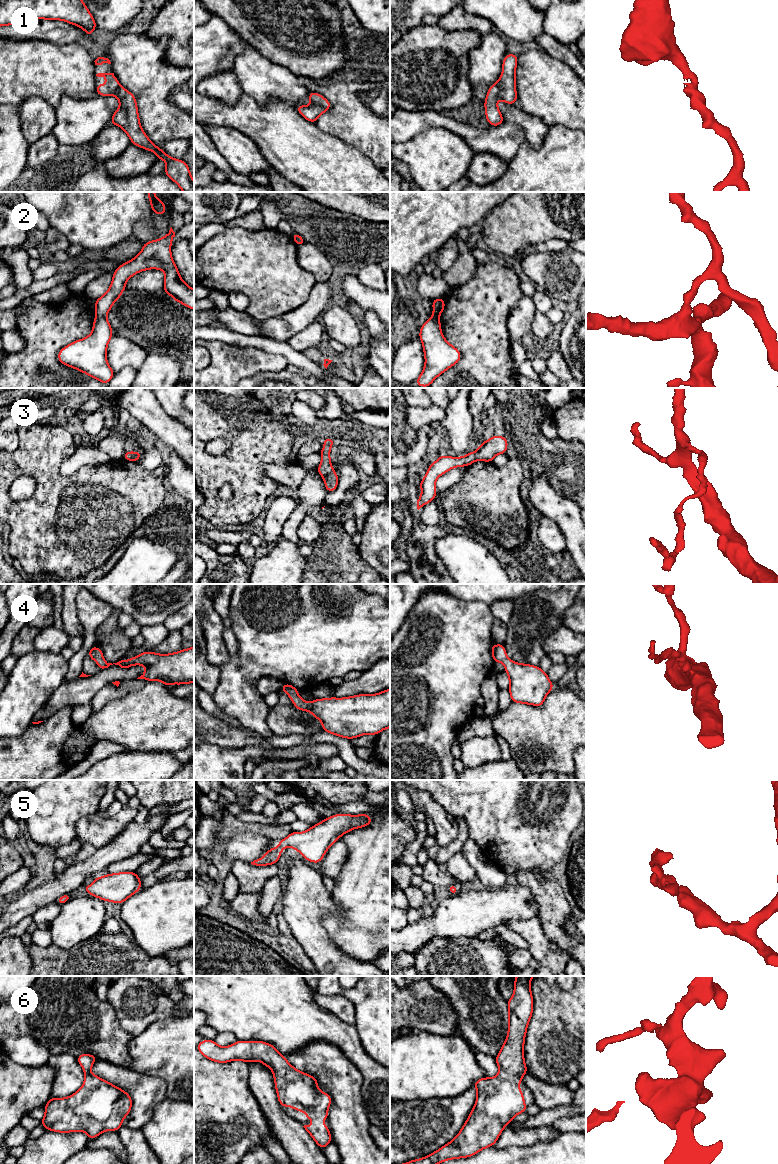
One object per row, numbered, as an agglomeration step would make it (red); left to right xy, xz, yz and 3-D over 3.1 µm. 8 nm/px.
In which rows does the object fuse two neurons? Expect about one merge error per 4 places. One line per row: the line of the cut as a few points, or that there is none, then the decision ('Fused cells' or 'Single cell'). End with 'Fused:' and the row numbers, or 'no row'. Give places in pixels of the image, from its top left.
1: No split. Single cell
2: Split along xy (96, 316), (104, 318). Fused cells
3: Split along xz (333, 470), (323, 478). Fused cells
4: No split. Single cell
5: No split. Single cell
6: No split. Single cell
Fused: 2, 3

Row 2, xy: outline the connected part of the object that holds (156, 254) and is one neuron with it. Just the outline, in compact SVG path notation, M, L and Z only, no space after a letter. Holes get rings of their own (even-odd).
M171 227L165 237L143 243L143 248L136 257L121 264L113 272L110 288L95 300L96 317L105 318L126 289L127 280L136 273L149 269L163 270L165 273L163 292L194 310L194 290L182 280L171 255L171 243L174 237L175 232Z

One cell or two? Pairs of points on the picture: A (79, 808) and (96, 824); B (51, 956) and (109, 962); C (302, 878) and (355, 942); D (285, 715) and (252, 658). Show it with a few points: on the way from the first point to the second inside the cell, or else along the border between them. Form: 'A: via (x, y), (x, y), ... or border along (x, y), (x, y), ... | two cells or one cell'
A: border along (96, 814), (84, 815), (77, 822), (77, 837) | two cells
B: via (65, 962), (95, 962) | one cell
C: border along (331, 892), (340, 911), (322, 921), (329, 937) | two cells
D: border along (269, 708), (266, 724), (272, 731) | two cells

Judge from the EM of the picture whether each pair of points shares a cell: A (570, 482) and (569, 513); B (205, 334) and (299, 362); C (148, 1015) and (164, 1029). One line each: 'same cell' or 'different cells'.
A: different cells
B: same cell
C: different cells

